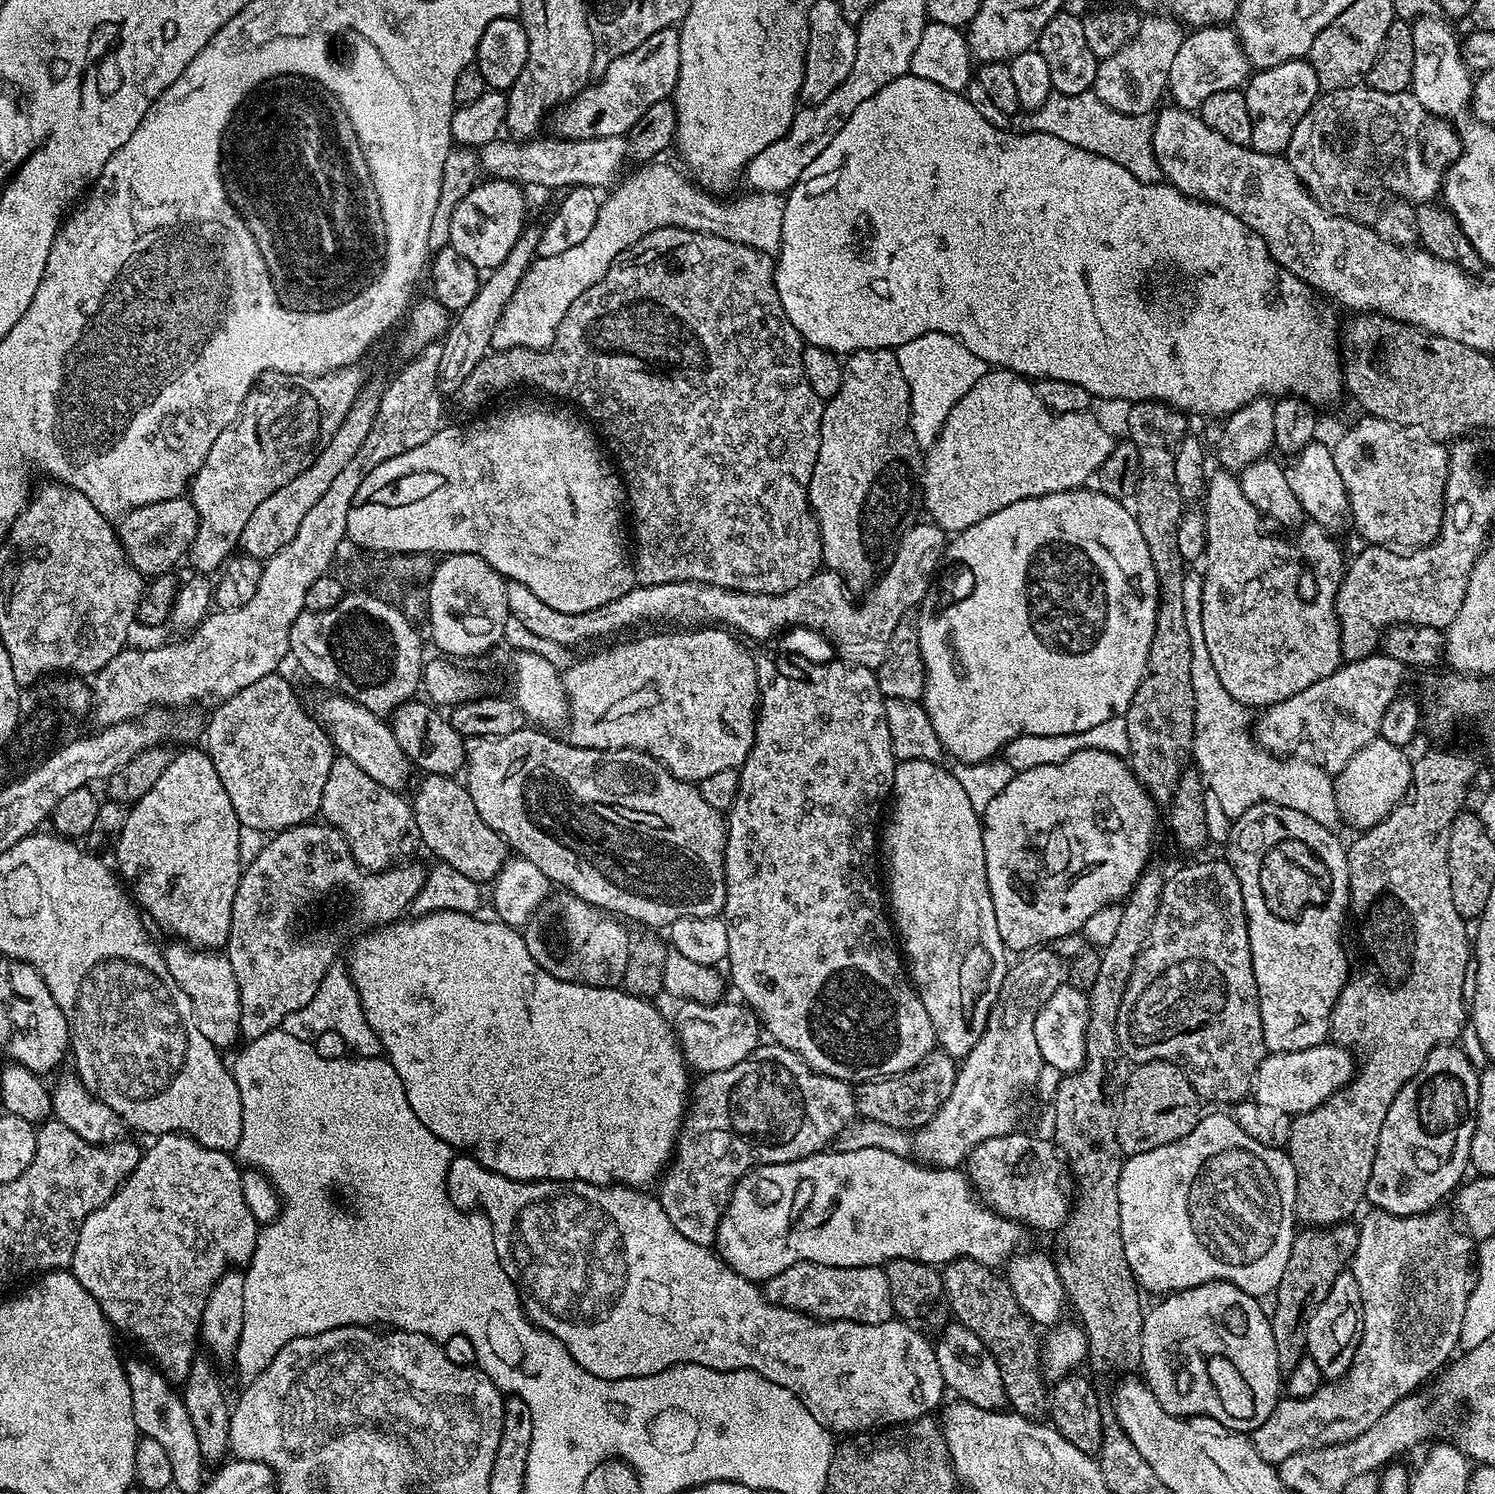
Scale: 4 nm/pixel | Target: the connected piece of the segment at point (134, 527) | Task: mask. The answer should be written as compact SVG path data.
M179 496L132 508L119 519L116 529L124 554L136 572L146 578L155 578L169 573L174 568L172 566L189 555L197 538L199 525L197 508L193 506L191 499Z

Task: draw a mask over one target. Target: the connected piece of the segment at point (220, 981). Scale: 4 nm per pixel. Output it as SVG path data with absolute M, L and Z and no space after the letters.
M172 942L169 948L163 949L164 961L170 970L170 974L178 982L180 989L186 994L188 1003L192 1006L192 1015L196 1017L198 1030L206 1034L206 1038L213 1044L217 1050L225 1050L231 1046L235 1040L241 1039L240 1035L240 991L238 982L234 978L232 961L224 954L213 954L208 950L197 950L188 947L183 942Z

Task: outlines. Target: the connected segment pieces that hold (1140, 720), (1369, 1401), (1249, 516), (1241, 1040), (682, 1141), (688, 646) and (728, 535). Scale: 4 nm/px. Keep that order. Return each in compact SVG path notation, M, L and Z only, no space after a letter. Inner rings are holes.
M1138 400L1132 404L1126 435L1138 450L1140 463L1134 515L1138 530L1142 530L1142 538L1146 538L1146 550L1150 550L1158 585L1154 638L1150 642L1146 670L1123 715L1126 738L1130 738L1126 756L1136 781L1160 806L1167 805L1171 800L1174 786L1180 781L1180 773L1186 767L1184 756L1186 760L1186 750L1192 746L1196 713L1190 674L1192 647L1190 632L1186 630L1186 602L1182 598L1186 562L1178 554L1176 533L1186 504L1174 478L1174 449L1178 443L1176 432L1184 434L1189 431L1187 419L1189 417L1181 409L1163 404L1161 400Z
M1368 1210L1358 1220L1358 1246L1350 1260L1350 1271L1358 1282L1362 1298L1360 1344L1356 1347L1350 1370L1343 1378L1321 1383L1320 1389L1305 1400L1281 1398L1270 1418L1252 1431L1252 1444L1268 1464L1278 1466L1290 1458L1290 1454L1358 1438L1358 1434L1374 1426L1394 1402L1413 1395L1427 1376L1436 1371L1439 1373L1453 1359L1462 1334L1462 1318L1466 1318L1466 1306L1476 1285L1478 1264L1474 1259L1473 1237L1459 1227L1456 1229L1451 1218L1438 1211L1395 1216L1389 1212Z
M1216 470L1207 477L1203 500L1202 638L1226 694L1260 710L1334 674L1342 664L1336 595L1346 556L1336 549L1331 535L1315 522L1299 529L1301 542L1313 544L1312 568L1316 571L1316 597L1303 600L1296 593L1300 560L1295 550L1260 529L1257 505L1242 494L1239 479L1231 471Z
M1227 859L1204 860L1201 864L1188 864L1185 868L1178 869L1173 876L1169 875L1165 879L1156 917L1152 920L1145 945L1140 949L1140 954L1135 959L1134 970L1131 971L1130 980L1123 992L1122 1002L1119 1003L1118 1018L1115 1020L1115 1036L1117 1049L1122 1056L1125 1055L1132 1060L1133 1065L1154 1062L1155 1060L1169 1060L1171 1064L1177 1064L1186 1074L1190 1086L1201 1101L1217 1100L1220 1104L1236 1104L1244 1095L1246 1097L1249 1095L1253 1075L1256 1067L1264 1059L1266 1049L1264 1047L1264 1035L1262 1034L1258 986L1252 969L1248 919L1244 913L1244 903L1242 902L1242 886Z
M775 1042L761 1043L760 1047L750 1053L746 1059L738 1062L738 1066L730 1066L726 1070L709 1072L701 1075L699 1079L700 1081L697 1084L695 1081L690 1092L688 1110L684 1117L684 1123L680 1126L678 1147L675 1149L666 1171L659 1177L660 1192L658 1191L658 1199L662 1210L666 1210L666 1218L670 1218L670 1222L674 1222L674 1230L678 1230L678 1234L682 1234L682 1238L690 1238L690 1242L694 1242L703 1248L712 1248L716 1243L716 1229L719 1228L721 1219L726 1212L726 1197L729 1195L735 1181L742 1176L749 1175L757 1166L794 1162L807 1156L813 1156L815 1152L825 1151L835 1141L836 1137L844 1131L845 1126L852 1120L857 1119L858 1113L854 1088L849 1081L839 1080L833 1076L821 1076L819 1072L812 1071L812 1067L797 1052L789 1048L783 1048L781 1044Z
M700 626L697 632L660 632L657 636L644 636L641 640L628 640L625 644L616 644L613 648L608 648L605 652L596 652L593 656L588 656L585 660L580 660L577 664L572 664L568 669L563 669L562 683L564 686L564 696L568 699L568 715L566 717L567 723L570 722L570 743L576 748L593 748L600 753L606 753L610 750L622 750L623 748L629 748L635 752L644 752L647 755L653 756L658 763L662 764L669 771L677 777L678 780L699 782L704 778L709 778L712 774L717 774L722 770L739 769L743 765L745 758L750 754L752 749L752 743L756 737L756 718L758 715L758 689L756 687L756 660L753 657L748 657L748 652L739 644L741 641L737 639L731 631L725 630L720 626Z
M659 228L618 254L616 263L606 270L603 278L594 282L594 286L570 306L566 318L562 318L556 327L552 345L535 353L534 387L577 404L589 416L587 419L594 428L596 423L595 431L608 439L624 471L622 484L626 489L626 508L632 511L632 532L636 535L634 580L637 585L690 582L725 588L727 592L777 596L794 590L794 586L802 586L802 582L815 576L821 567L820 531L808 506L808 487L812 467L818 458L824 404L814 390L810 390L804 377L801 353L788 345L784 328L786 332L785 321L778 311L774 260L769 253L701 232Z

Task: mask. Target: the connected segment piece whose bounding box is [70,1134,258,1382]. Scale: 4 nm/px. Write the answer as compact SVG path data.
M164 1134L157 1140L160 1141L149 1152L147 1149L141 1155L138 1166L124 1179L124 1184L112 1195L110 1202L106 1202L98 1210L94 1210L94 1214L90 1214L86 1218L86 1222L82 1222L82 1230L78 1234L78 1246L74 1250L70 1271L76 1281L84 1287L85 1292L96 1299L102 1314L117 1333L125 1332L130 1339L137 1340L141 1350L145 1352L141 1353L155 1364L156 1369L167 1380L182 1382L190 1374L192 1359L198 1355L200 1315L206 1306L206 1298L225 1272L232 1269L243 1269L252 1261L252 1255L256 1249L258 1225L254 1214L250 1214L250 1206L246 1206L246 1198L242 1198L241 1169L236 1169L237 1161L229 1153L202 1146L192 1137L183 1134Z

